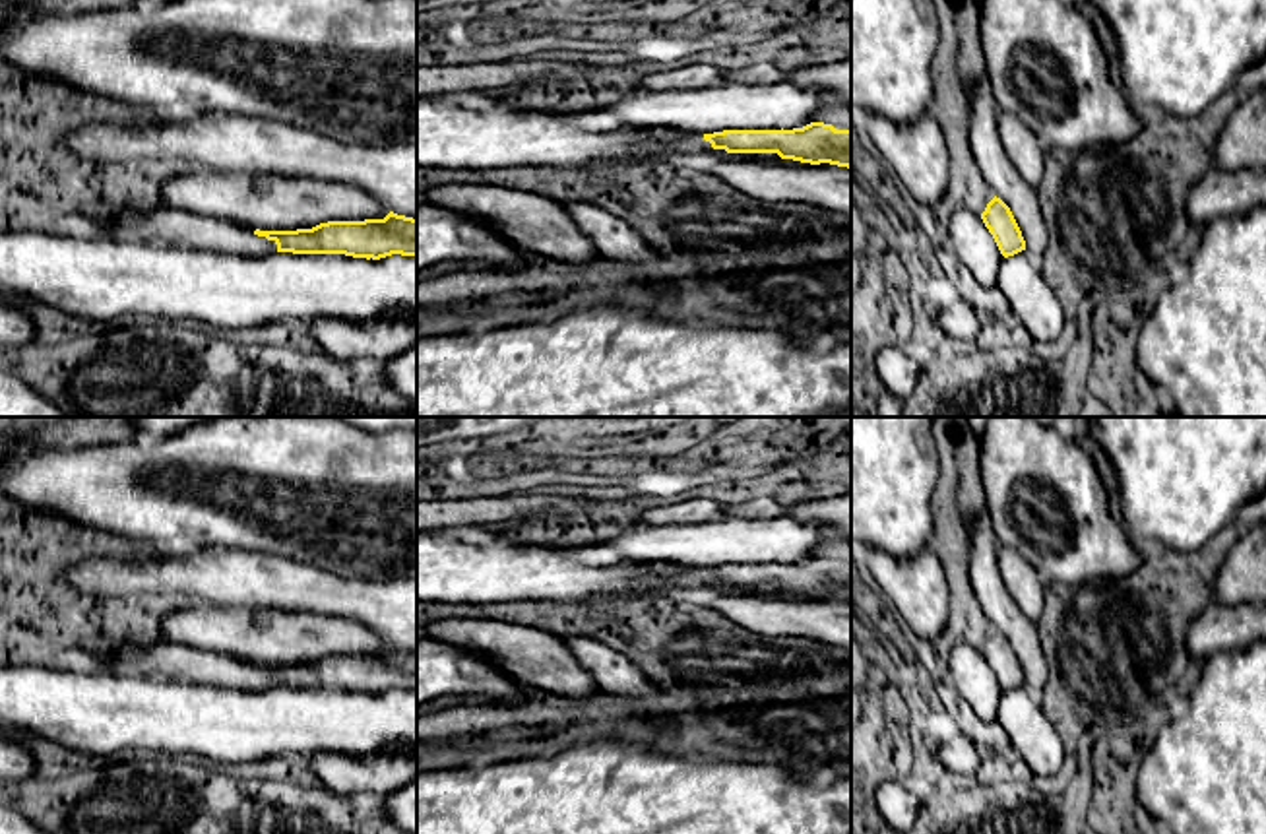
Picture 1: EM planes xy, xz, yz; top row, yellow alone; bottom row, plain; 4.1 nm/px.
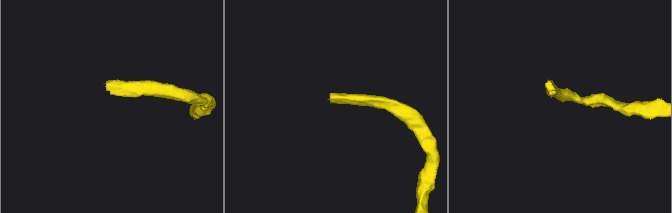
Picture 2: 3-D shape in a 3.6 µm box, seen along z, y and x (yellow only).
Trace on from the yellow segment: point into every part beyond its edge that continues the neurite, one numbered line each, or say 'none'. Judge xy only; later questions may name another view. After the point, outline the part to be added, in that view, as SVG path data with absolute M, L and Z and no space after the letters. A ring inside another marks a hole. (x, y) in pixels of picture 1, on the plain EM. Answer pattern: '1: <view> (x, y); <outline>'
1: xy (165, 660); M124 640L109 656L111 671L159 681L186 681L227 689L266 690L277 687L275 675L258 671L235 656L200 650L173 640L136 644Z

